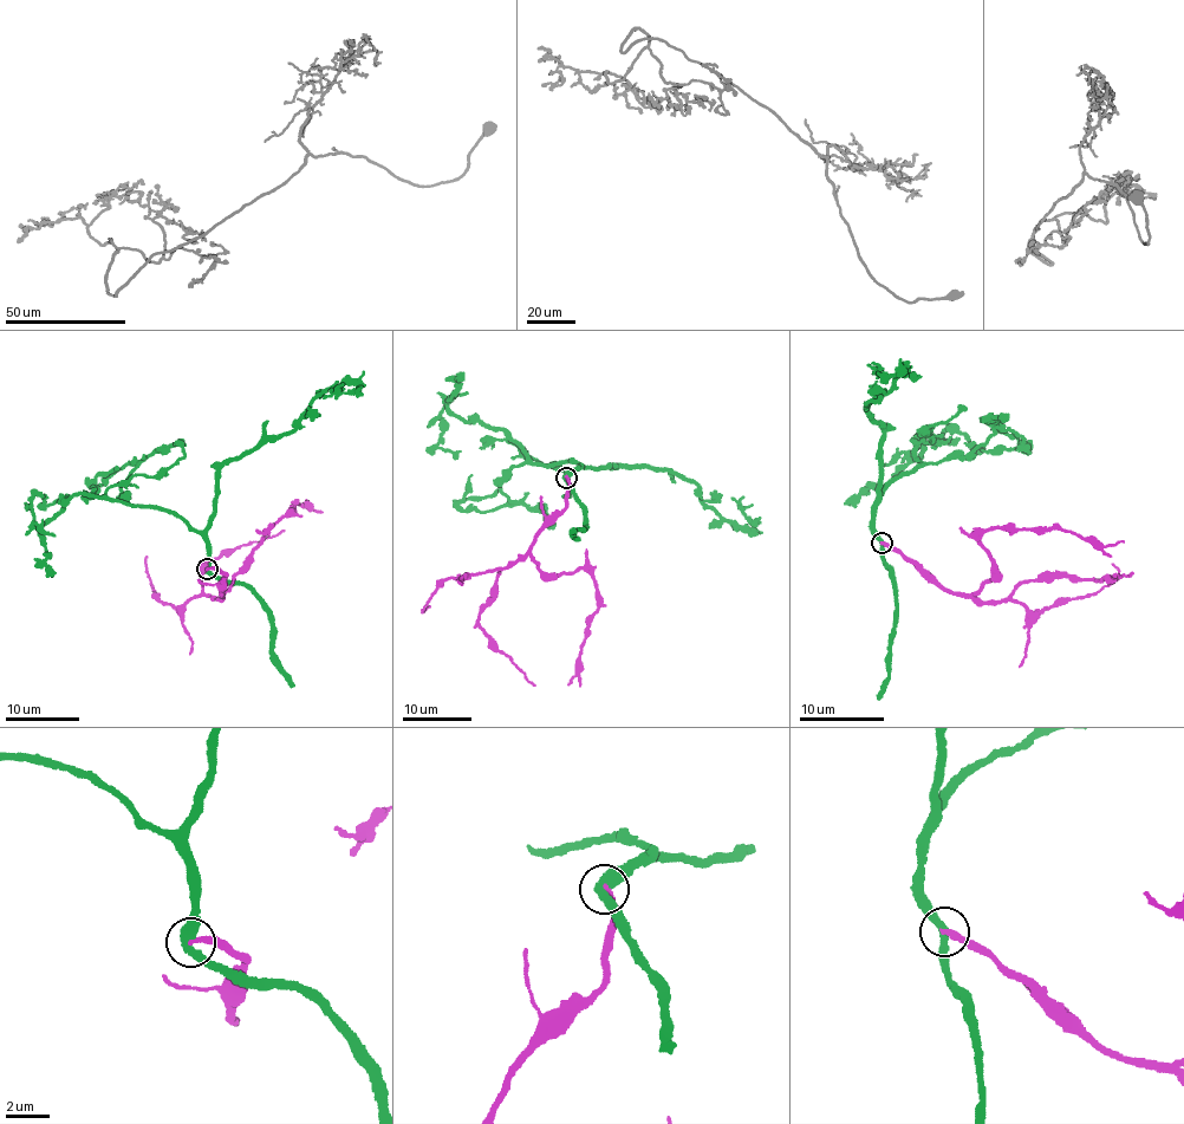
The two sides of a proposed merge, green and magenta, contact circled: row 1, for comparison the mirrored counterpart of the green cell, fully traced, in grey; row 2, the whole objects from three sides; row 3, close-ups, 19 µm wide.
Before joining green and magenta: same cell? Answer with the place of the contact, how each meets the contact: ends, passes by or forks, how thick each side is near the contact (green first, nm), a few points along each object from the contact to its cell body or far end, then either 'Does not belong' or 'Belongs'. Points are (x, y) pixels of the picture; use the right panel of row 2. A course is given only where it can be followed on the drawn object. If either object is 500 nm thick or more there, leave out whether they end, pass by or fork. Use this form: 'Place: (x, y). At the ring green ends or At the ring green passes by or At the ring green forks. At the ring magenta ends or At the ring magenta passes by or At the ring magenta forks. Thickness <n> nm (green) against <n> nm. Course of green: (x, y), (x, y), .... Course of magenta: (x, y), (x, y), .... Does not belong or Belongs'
Place: (882, 543). At the ring green passes by. At the ring magenta ends. Thickness 360 nm (green) against 280 nm. Course of green: (883, 544), (875, 511), (922, 466), (913, 437), (924, 433), (917, 459), (948, 430), (963, 442). Course of magenta: (883, 544), (948, 590), (971, 596), (993, 573), (980, 537), (997, 527), (1060, 528), (1108, 546), (1124, 541). Does not belong

